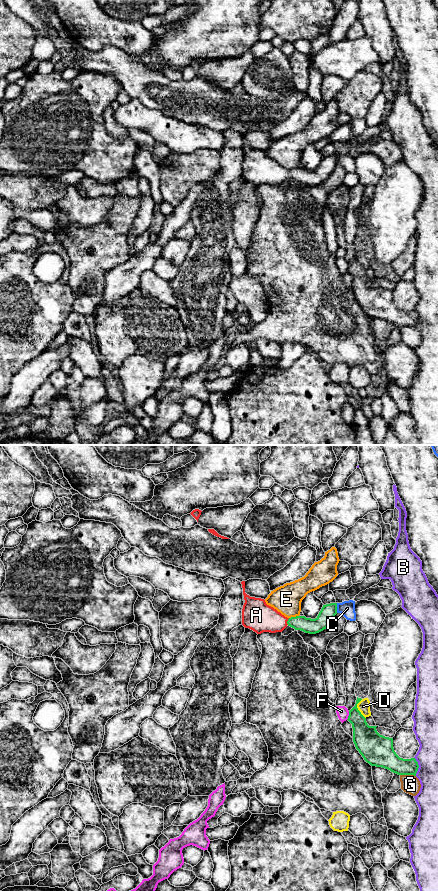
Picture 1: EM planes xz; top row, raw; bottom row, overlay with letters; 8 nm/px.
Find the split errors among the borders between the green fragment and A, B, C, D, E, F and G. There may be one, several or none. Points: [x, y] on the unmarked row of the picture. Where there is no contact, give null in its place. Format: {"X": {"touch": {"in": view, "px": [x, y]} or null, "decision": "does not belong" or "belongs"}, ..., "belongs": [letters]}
{"A": {"touch": {"in": "xz", "px": [287, 173]}, "decision": "belongs"}, "B": {"touch": {"in": "xz", "px": [418, 318]}, "decision": "does not belong"}, "C": {"touch": {"in": "xz", "px": [336, 160]}, "decision": "does not belong"}, "D": {"touch": {"in": "xz", "px": [357, 261]}, "decision": "does not belong"}, "E": {"touch": {"in": "xz", "px": [293, 169]}, "decision": "does not belong"}, "F": {"touch": {"in": "xz", "px": [349, 267]}, "decision": "does not belong"}, "G": {"touch": {"in": "xz", "px": [408, 326]}, "decision": "does not belong"}, "belongs": ["A"]}

